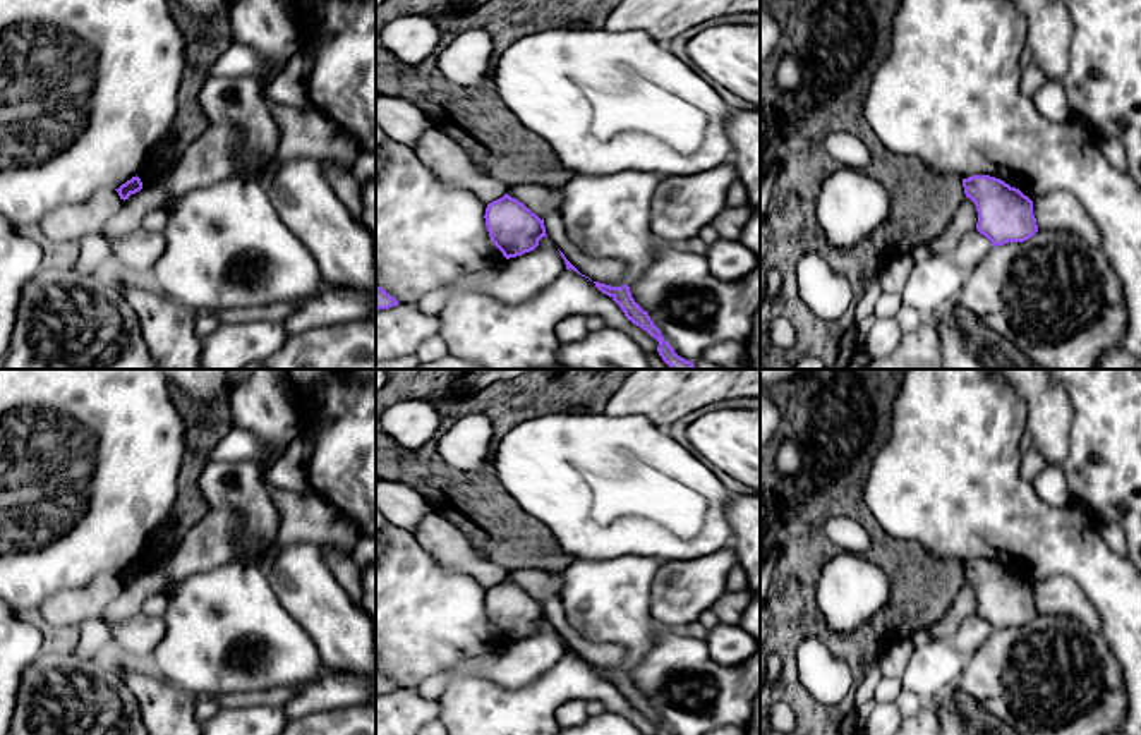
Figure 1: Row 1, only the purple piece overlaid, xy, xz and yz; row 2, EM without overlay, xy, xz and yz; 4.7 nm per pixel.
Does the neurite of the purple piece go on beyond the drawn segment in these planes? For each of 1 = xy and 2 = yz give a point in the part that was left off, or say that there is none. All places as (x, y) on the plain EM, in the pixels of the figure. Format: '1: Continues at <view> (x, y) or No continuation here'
1: No continuation here
2: No continuation here

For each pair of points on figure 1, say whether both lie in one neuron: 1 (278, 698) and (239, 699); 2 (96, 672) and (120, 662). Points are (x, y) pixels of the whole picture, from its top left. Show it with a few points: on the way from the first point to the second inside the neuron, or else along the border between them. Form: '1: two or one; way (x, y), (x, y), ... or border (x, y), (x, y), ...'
1: one; way (268, 698), (249, 699)
2: two; border (102, 656), (117, 674)

